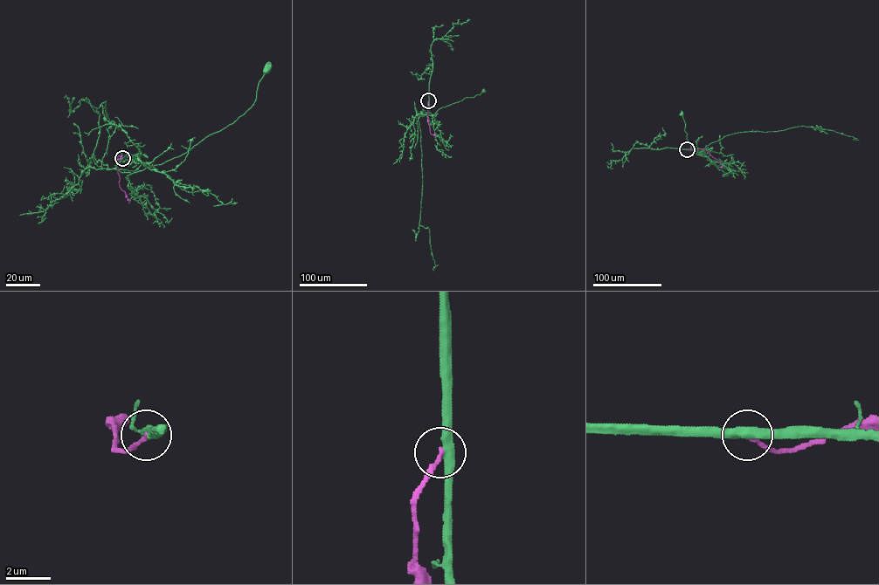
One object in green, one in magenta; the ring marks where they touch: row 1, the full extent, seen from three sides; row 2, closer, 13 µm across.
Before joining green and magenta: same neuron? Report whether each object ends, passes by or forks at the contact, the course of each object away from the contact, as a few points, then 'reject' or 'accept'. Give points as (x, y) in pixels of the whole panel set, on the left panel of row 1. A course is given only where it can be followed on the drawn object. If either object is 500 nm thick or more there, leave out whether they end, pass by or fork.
green passes by | magenta ends | green via (123, 157), (116, 168), (132, 173), (188, 151), (232, 124), (252, 105), (258, 84), (266, 70) | magenta via (122, 157), (117, 156), (118, 182), (129, 201) | reject

